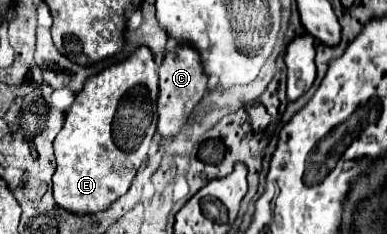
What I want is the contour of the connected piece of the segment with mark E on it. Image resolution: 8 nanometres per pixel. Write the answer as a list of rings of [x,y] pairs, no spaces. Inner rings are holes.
[[[136,46],[122,62],[90,76],[66,116],[64,128],[54,140],[56,174],[52,178],[54,198],[60,206],[74,214],[94,214],[108,208],[116,198],[128,192],[132,178],[148,156],[150,140],[156,132],[156,100],[158,100],[158,64],[148,46]]]

